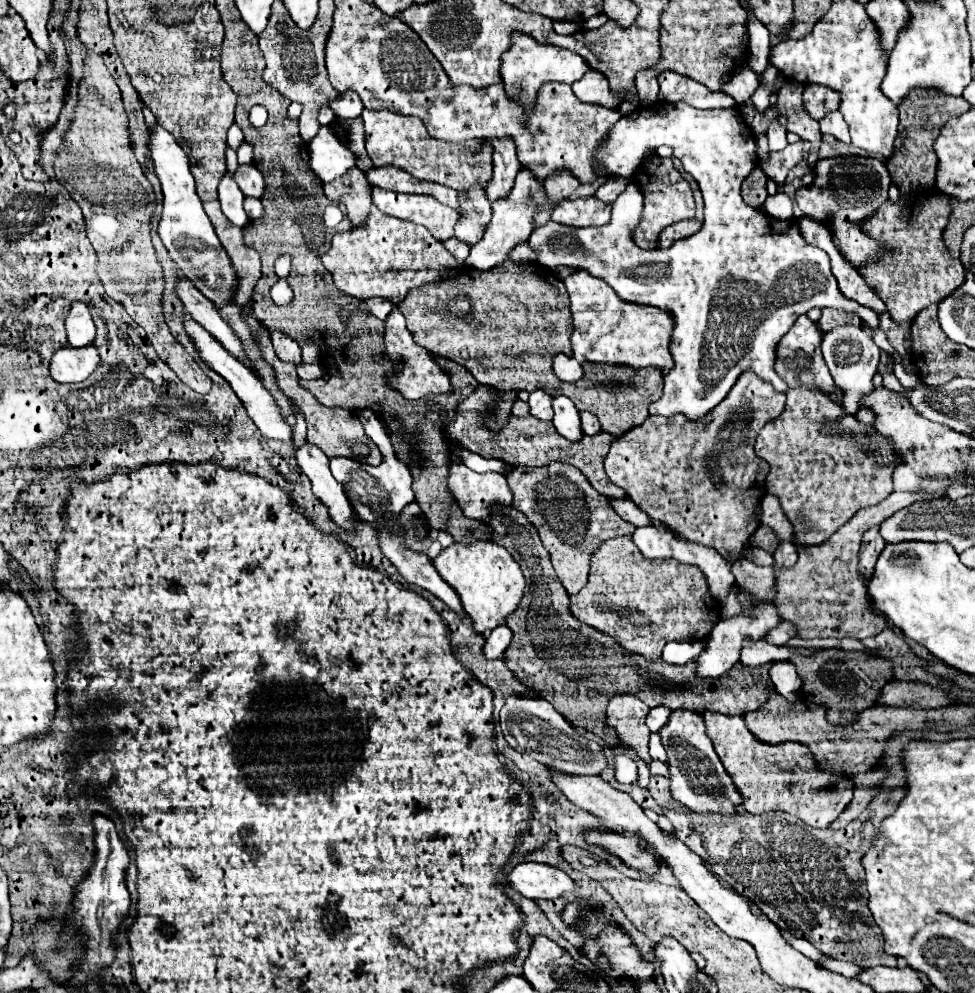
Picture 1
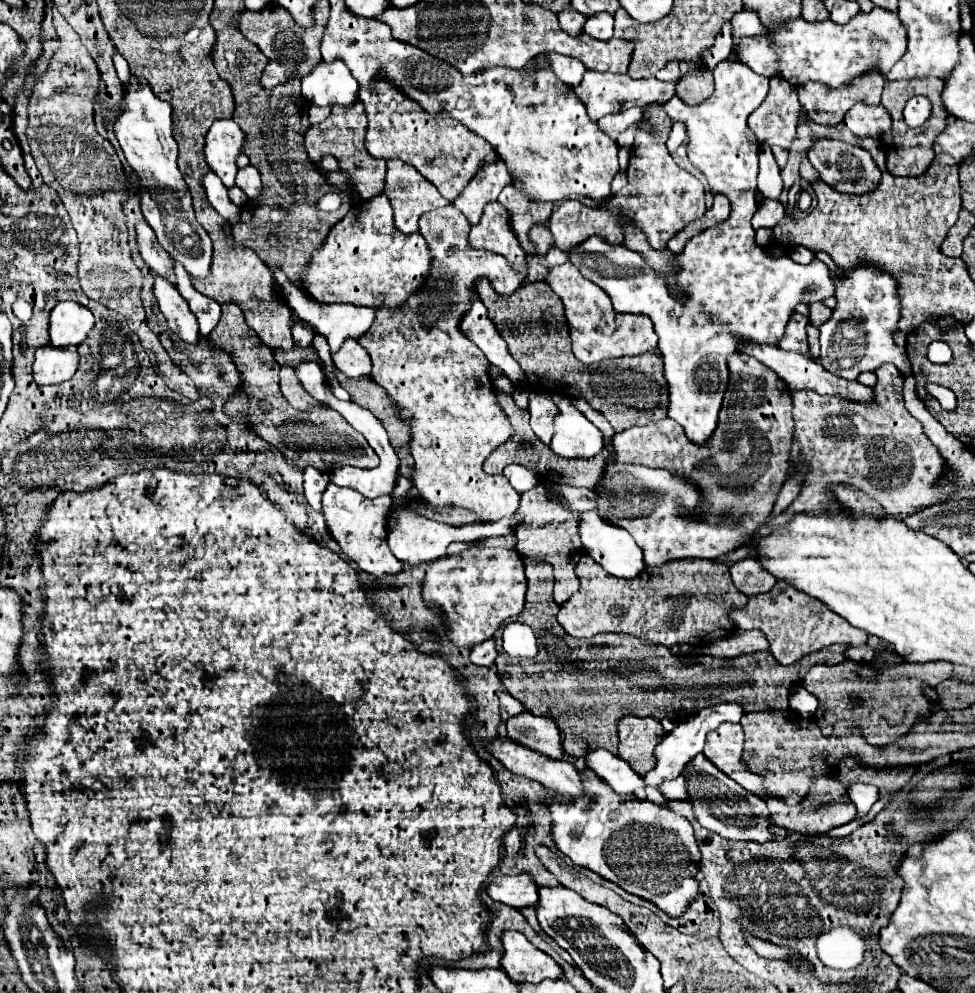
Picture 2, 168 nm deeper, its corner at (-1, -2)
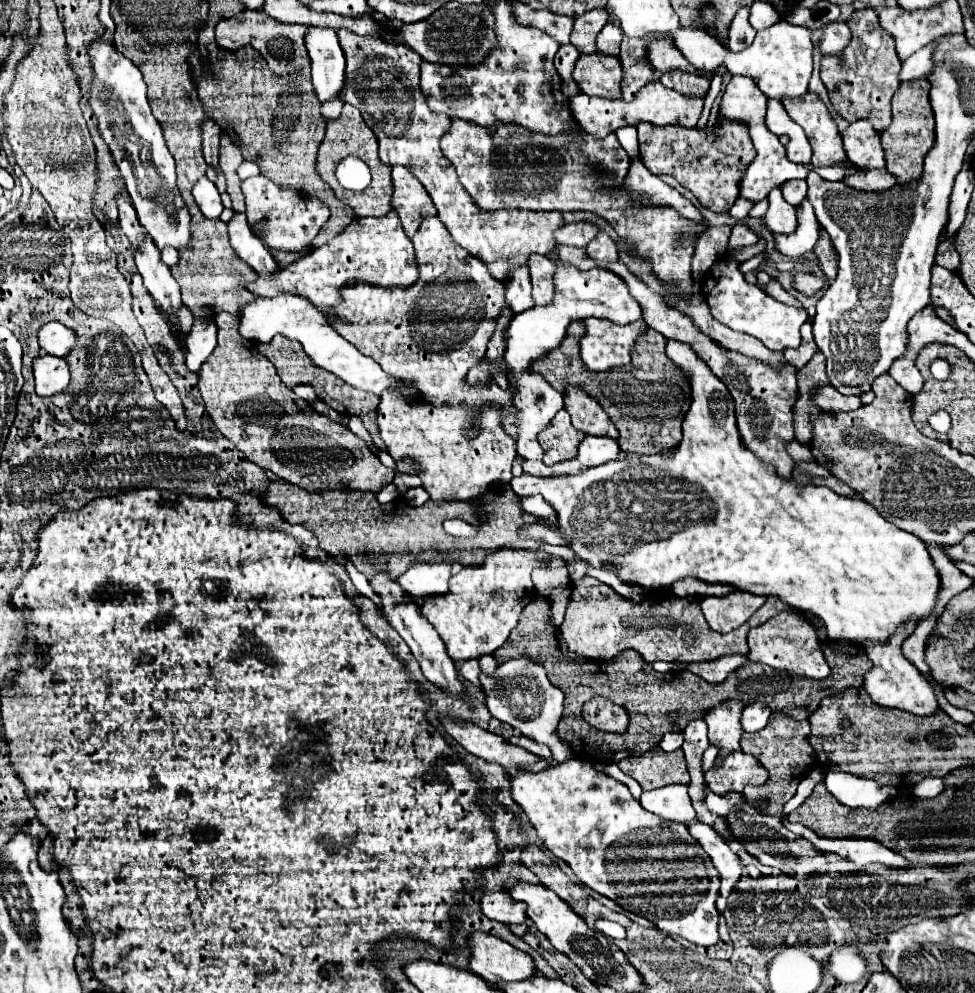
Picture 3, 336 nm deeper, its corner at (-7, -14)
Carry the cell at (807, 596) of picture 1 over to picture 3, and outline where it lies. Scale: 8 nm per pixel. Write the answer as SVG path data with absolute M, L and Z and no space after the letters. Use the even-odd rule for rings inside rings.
M781 612L779 616L767 620L759 628L749 630L749 654L751 662L767 664L775 670L787 670L805 678L827 678L827 662L823 658L821 644L817 642L815 628L799 612Z

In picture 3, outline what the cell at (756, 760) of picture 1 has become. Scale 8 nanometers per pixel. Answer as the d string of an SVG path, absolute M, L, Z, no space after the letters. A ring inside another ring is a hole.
M725 700L713 706L705 716L709 742L719 746L717 762L723 760L727 754L731 754L731 750L741 750L739 740L743 734L743 728L741 728L743 708L745 708L745 702L741 700Z

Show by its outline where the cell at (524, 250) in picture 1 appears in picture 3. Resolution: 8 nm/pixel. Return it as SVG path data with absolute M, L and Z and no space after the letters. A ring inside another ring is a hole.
M439 218L421 222L417 230L415 254L419 278L413 286L379 288L373 284L369 286L363 280L357 280L351 286L347 284L341 288L341 302L325 310L327 322L361 354L373 358L385 372L403 380L415 380L417 390L421 390L421 394L435 404L409 404L397 392L383 392L377 410L377 428L389 456L393 460L411 456L415 458L415 462L419 462L419 466L423 468L423 474L419 474L419 478L423 480L423 488L429 492L431 500L469 500L487 492L489 486L509 484L513 478L511 464L517 456L515 442L511 442L511 436L499 430L495 414L483 412L481 408L483 404L487 406L487 400L491 398L499 398L501 402L505 402L507 398L511 398L511 394L503 394L503 390L495 384L471 388L463 382L469 368L473 368L475 362L479 362L479 358L483 358L483 354L487 352L487 342L495 330L495 320L501 306L505 306L505 286L503 282L495 282L491 274L487 274L487 266L483 266L479 258L471 258L467 250L455 246L451 234L447 234L447 228ZM473 420L481 424L481 430L477 438L467 442L467 438L463 438L463 430L471 428Z

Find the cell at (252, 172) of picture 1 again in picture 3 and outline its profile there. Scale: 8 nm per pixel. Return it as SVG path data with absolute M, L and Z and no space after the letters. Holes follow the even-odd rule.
M253 176L243 180L241 184L243 196L245 196L245 214L247 222L252 228L265 220L267 224L261 234L263 242L271 250L283 250L283 252L303 252L311 246L313 238L319 234L321 226L329 220L331 212L325 202L319 198L307 196L295 188L283 188L277 182L271 182L265 176Z

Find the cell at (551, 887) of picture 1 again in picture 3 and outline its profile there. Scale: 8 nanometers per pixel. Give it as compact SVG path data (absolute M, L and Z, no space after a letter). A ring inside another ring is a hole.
M491 892L483 894L479 900L481 912L501 924L523 924L527 922L527 914L523 910L521 902L515 902L509 894L503 892Z

